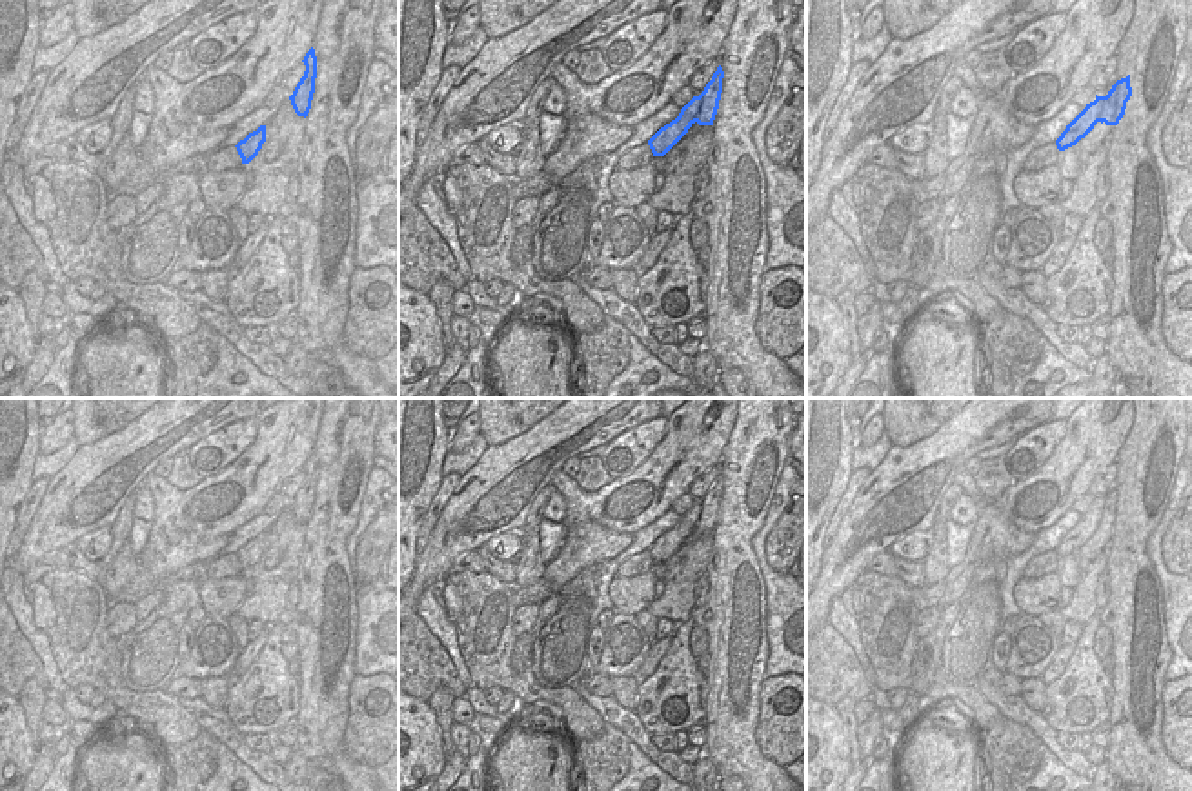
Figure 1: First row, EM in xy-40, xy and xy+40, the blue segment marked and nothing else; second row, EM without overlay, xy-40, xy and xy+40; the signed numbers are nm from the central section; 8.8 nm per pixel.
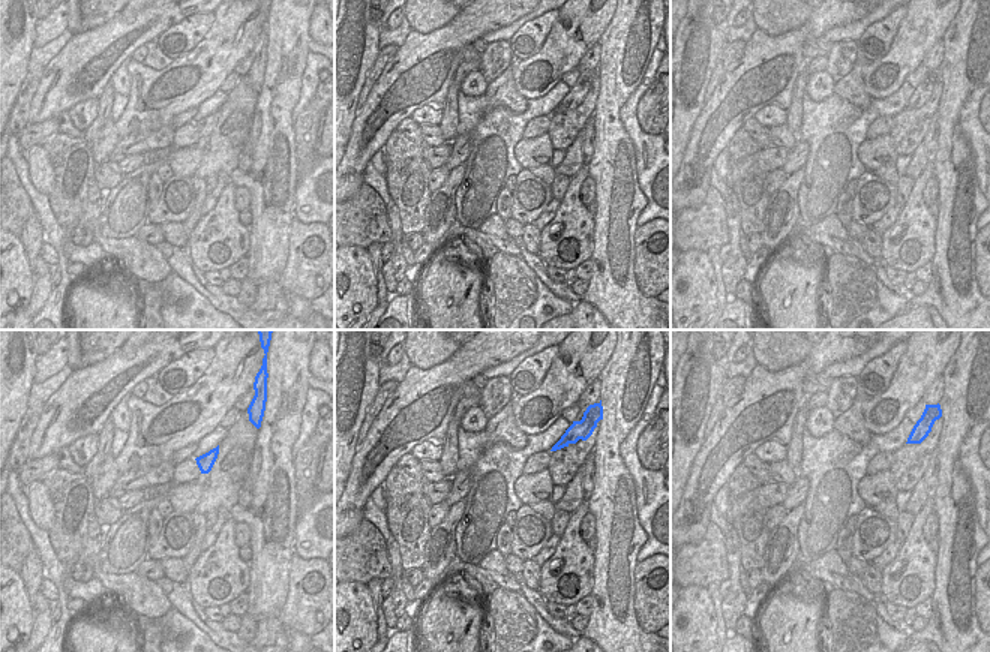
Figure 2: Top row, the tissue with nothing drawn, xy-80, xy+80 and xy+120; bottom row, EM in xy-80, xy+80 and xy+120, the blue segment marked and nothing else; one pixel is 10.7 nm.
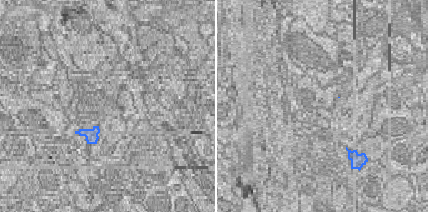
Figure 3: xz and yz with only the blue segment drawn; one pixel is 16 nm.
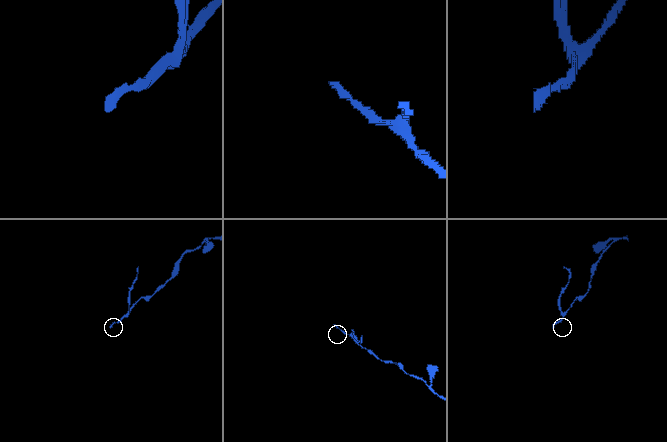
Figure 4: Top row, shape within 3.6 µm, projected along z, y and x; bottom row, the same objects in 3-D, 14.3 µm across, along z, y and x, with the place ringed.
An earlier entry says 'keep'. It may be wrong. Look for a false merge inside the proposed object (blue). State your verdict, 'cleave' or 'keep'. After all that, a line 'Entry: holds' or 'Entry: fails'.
cleave
Entry: fails

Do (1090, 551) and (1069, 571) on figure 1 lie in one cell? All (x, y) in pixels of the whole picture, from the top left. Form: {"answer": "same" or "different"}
{"answer": "same"}

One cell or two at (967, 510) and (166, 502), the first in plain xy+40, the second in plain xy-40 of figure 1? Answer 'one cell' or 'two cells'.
two cells

